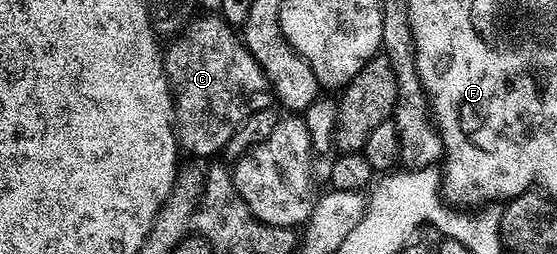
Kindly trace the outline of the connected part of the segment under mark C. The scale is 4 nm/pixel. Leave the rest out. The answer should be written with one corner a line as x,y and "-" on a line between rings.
205,16
209,18
198,17
196,21
192,23
178,37
176,40
170,41
170,46
164,51
163,57
165,60
165,74
169,78
168,89
171,91
173,96
173,104
175,107
175,129
177,131
177,142
189,154
194,154
197,158
205,158
208,154
218,154
220,155
224,151
227,140
231,140
231,136
235,136
235,132
239,128
239,124
243,124
243,120
247,120
247,116
251,116
255,112
260,110
270,109
274,105
275,95
273,93
272,86
269,85
267,76
263,72
263,68
259,68
259,64
255,60
255,56
251,56
251,52
242,44
237,37
233,36
235,34
234,29
225,21
224,18
220,16

